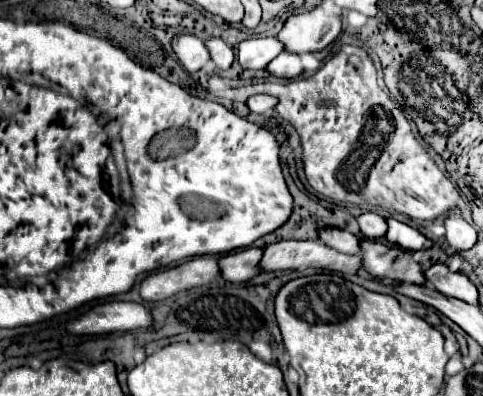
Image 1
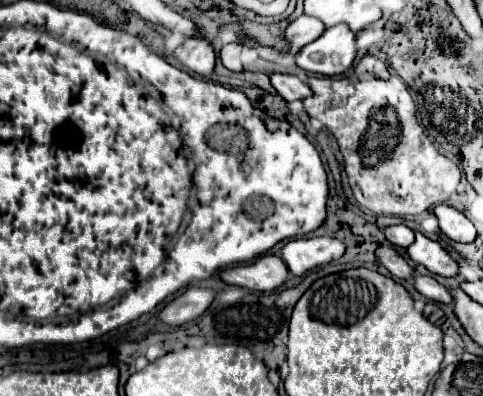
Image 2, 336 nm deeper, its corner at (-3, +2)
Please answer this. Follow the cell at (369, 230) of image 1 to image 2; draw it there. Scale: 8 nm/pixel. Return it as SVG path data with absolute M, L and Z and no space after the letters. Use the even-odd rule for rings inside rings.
M390 225L390 227L384 229L384 235L386 235L386 239L388 239L392 245L408 247L408 243L412 243L414 231L408 229L406 225Z

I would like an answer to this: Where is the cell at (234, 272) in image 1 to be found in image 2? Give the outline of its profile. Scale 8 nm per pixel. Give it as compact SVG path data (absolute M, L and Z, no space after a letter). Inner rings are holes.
M312 237L288 241L278 257L286 263L292 275L302 275L312 267L330 263L344 255L344 243L334 237Z

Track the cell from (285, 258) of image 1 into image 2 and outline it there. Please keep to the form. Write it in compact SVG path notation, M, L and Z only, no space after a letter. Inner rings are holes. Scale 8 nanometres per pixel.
M414 273L412 285L414 285L414 289L416 289L418 293L422 293L424 297L428 297L428 299L432 299L432 301L438 301L438 303L452 303L452 297L450 297L448 289L446 289L444 285L440 285L434 277Z

